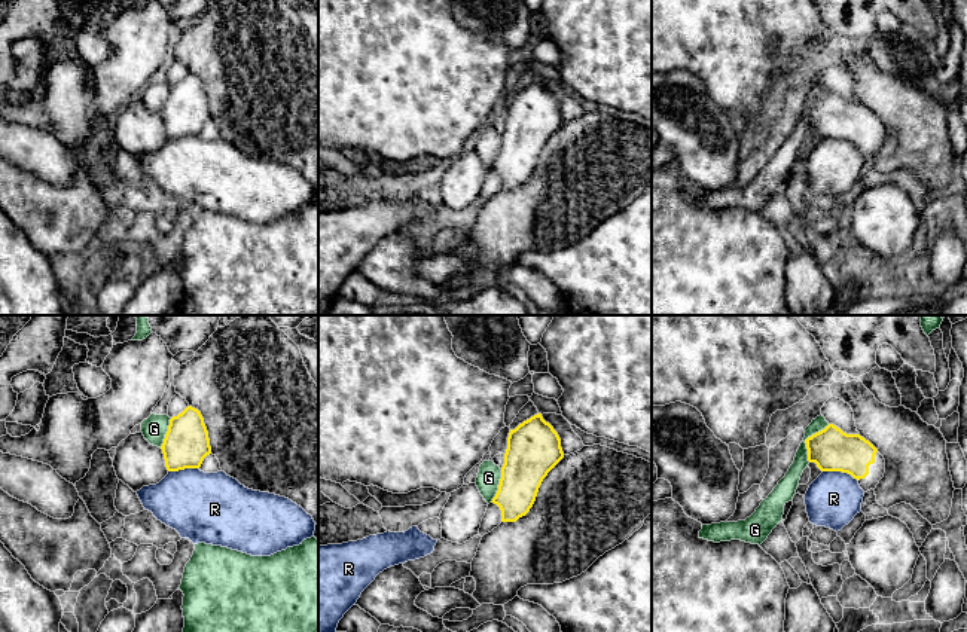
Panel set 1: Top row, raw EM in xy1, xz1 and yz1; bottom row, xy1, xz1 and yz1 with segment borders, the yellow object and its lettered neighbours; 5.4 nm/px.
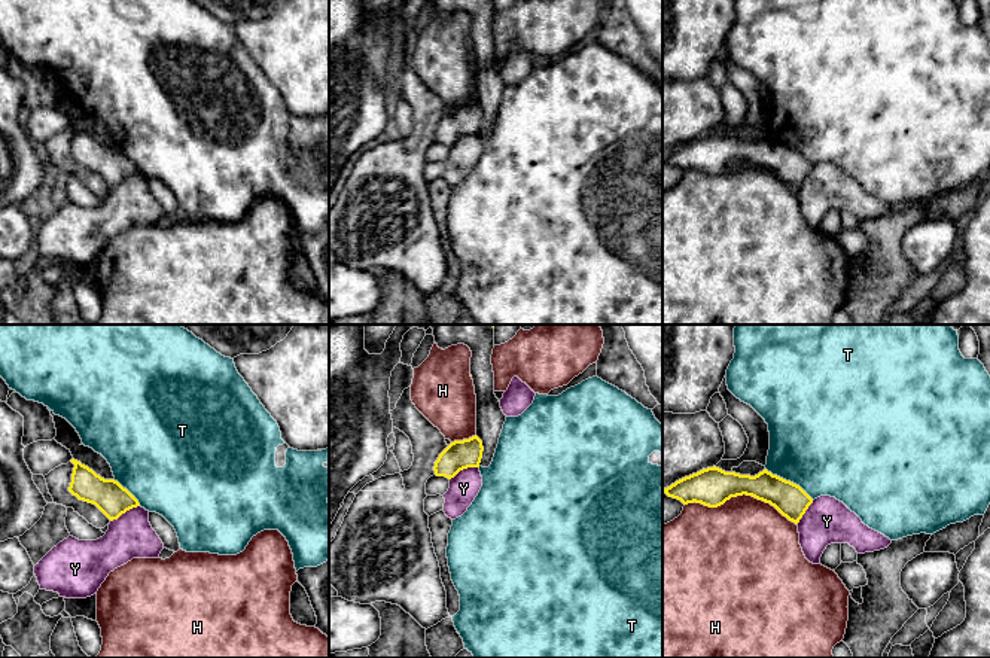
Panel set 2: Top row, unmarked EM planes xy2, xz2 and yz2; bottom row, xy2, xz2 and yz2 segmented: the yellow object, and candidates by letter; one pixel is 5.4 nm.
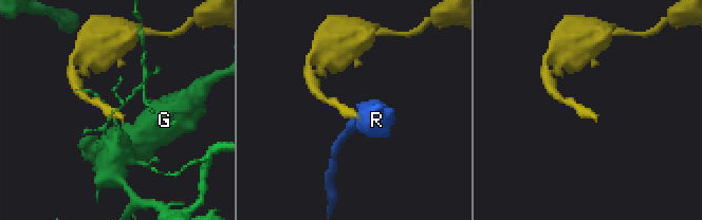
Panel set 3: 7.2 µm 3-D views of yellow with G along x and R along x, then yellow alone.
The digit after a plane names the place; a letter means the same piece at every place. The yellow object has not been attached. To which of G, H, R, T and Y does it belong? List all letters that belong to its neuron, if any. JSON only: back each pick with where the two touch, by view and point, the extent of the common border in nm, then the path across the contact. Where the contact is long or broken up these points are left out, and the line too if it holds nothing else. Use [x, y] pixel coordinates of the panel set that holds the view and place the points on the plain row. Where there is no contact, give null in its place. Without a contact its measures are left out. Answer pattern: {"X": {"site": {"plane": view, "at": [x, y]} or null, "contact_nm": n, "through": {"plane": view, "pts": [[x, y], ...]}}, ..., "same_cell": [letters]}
{"same_cell": []}

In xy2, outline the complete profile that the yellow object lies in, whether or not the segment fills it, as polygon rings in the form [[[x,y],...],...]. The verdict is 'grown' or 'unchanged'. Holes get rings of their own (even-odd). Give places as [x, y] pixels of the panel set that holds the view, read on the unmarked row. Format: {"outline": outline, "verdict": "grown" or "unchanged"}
{"outline": [[[74,125],[70,128],[74,131],[74,134],[68,158],[79,167],[95,171],[110,188],[118,186],[127,177],[140,173],[138,167],[118,147],[101,144],[92,135]]], "verdict": "unchanged"}

